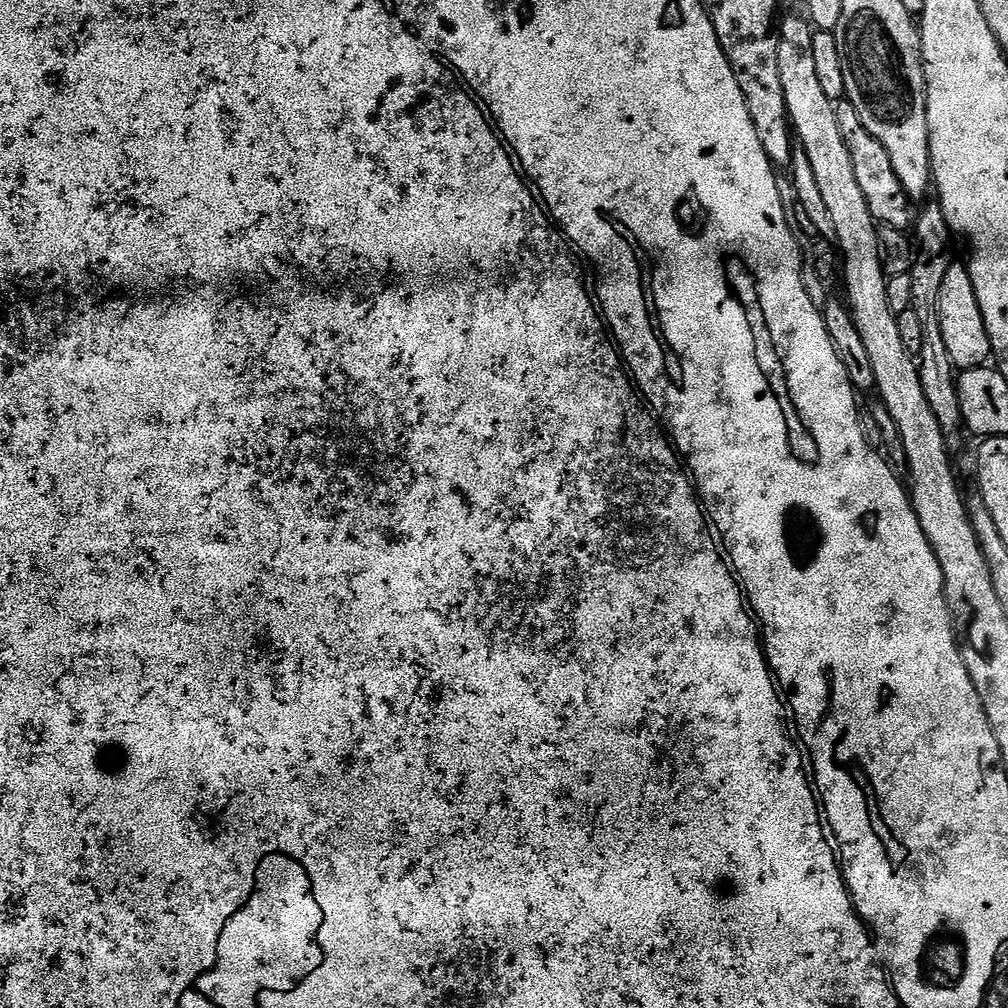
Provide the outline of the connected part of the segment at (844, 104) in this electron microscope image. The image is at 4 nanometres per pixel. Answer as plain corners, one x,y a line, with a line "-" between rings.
847,98
835,101
835,106
837,113
843,114
840,122
842,138
846,142
846,150
850,150
854,178
858,178
858,186
862,189
862,198
866,198
866,206
870,206
870,214
877,225
901,230
911,229
914,224
914,204
902,190
898,174
894,174
894,166
890,162
890,154
886,154
886,146
882,146
882,142
878,142
878,138
874,138
870,130
863,128
860,119
852,111
852,103

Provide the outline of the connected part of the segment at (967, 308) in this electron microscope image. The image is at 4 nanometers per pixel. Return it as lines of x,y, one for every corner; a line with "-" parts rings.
952,262
946,270
946,279
942,281
940,291
940,329
942,342
946,342
946,354
950,354
953,369
965,372
971,368
985,367
993,359
990,334
974,294
974,282
970,282
967,263

